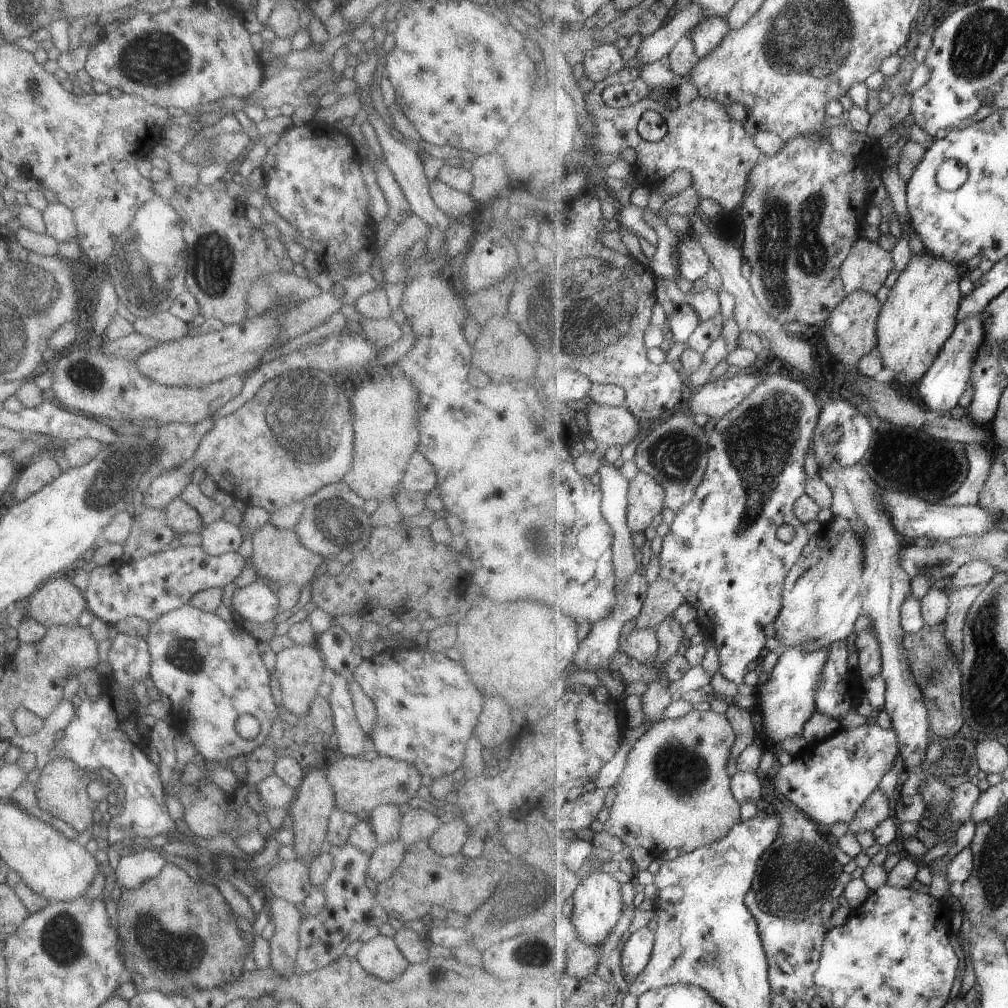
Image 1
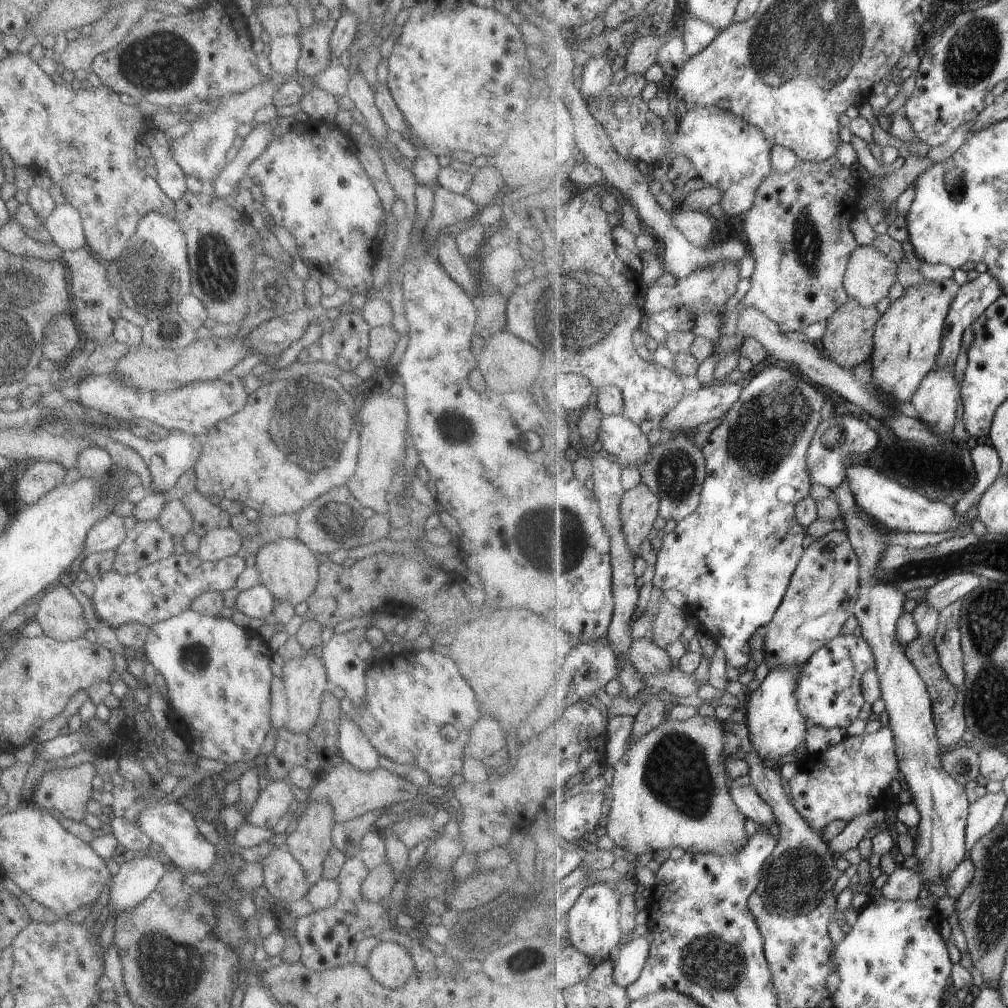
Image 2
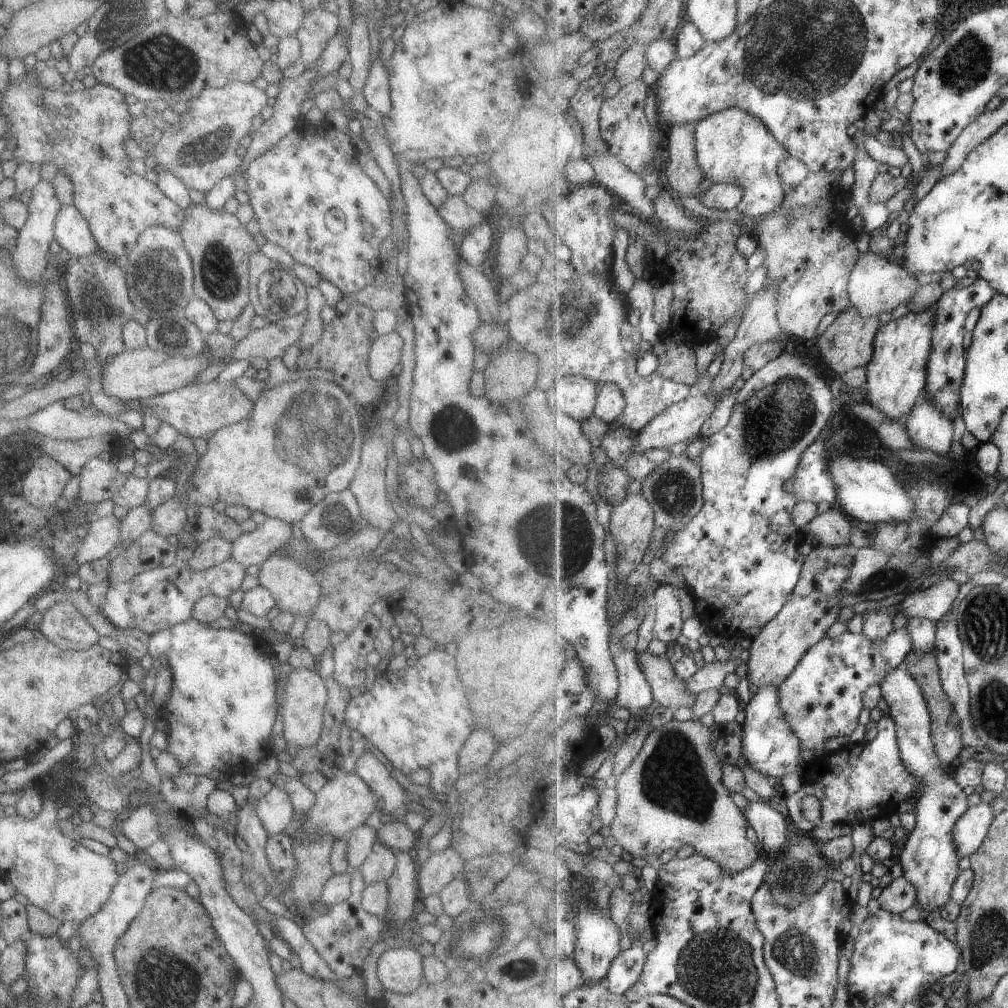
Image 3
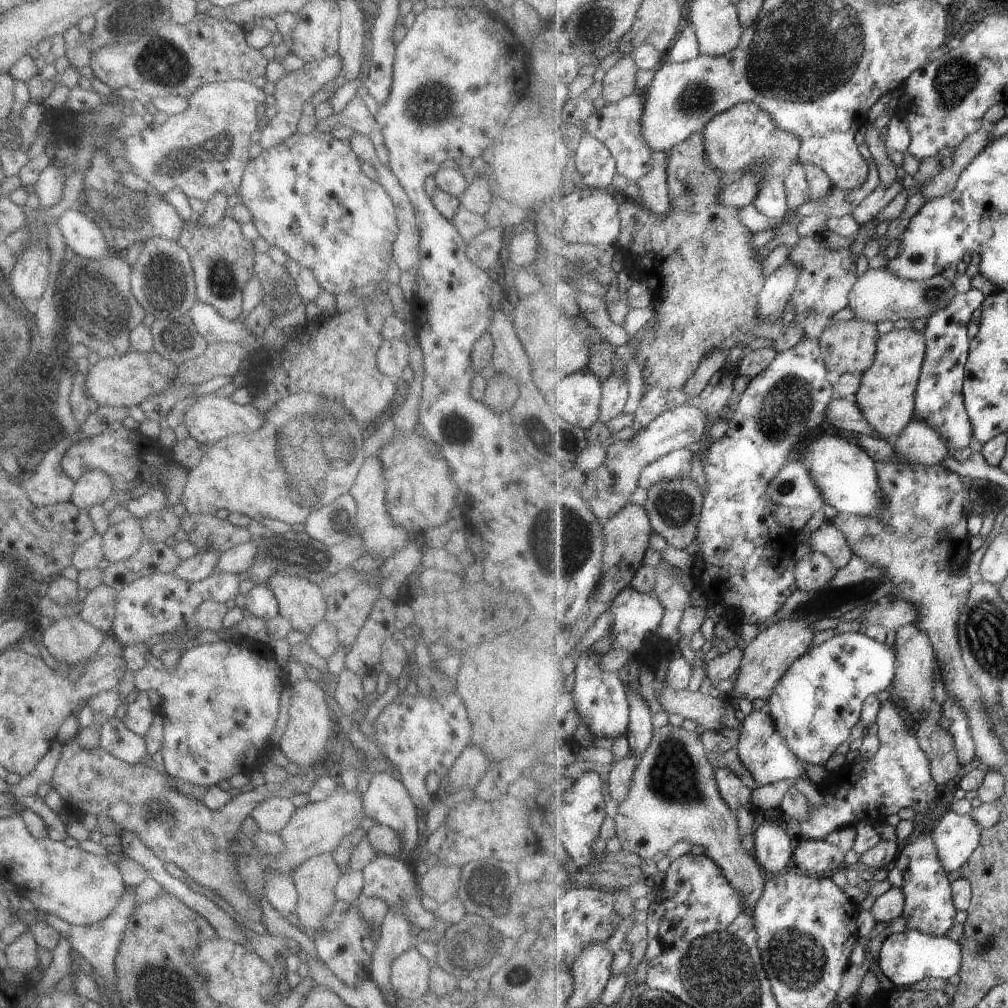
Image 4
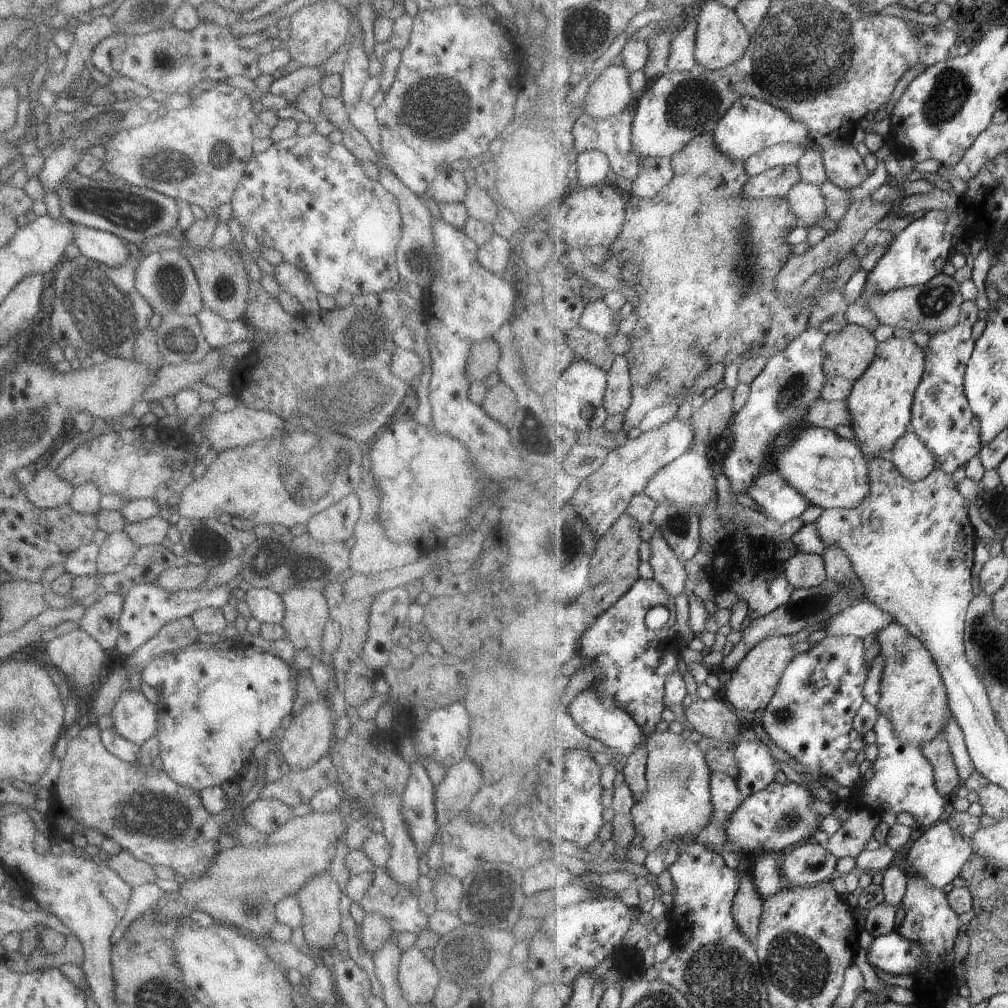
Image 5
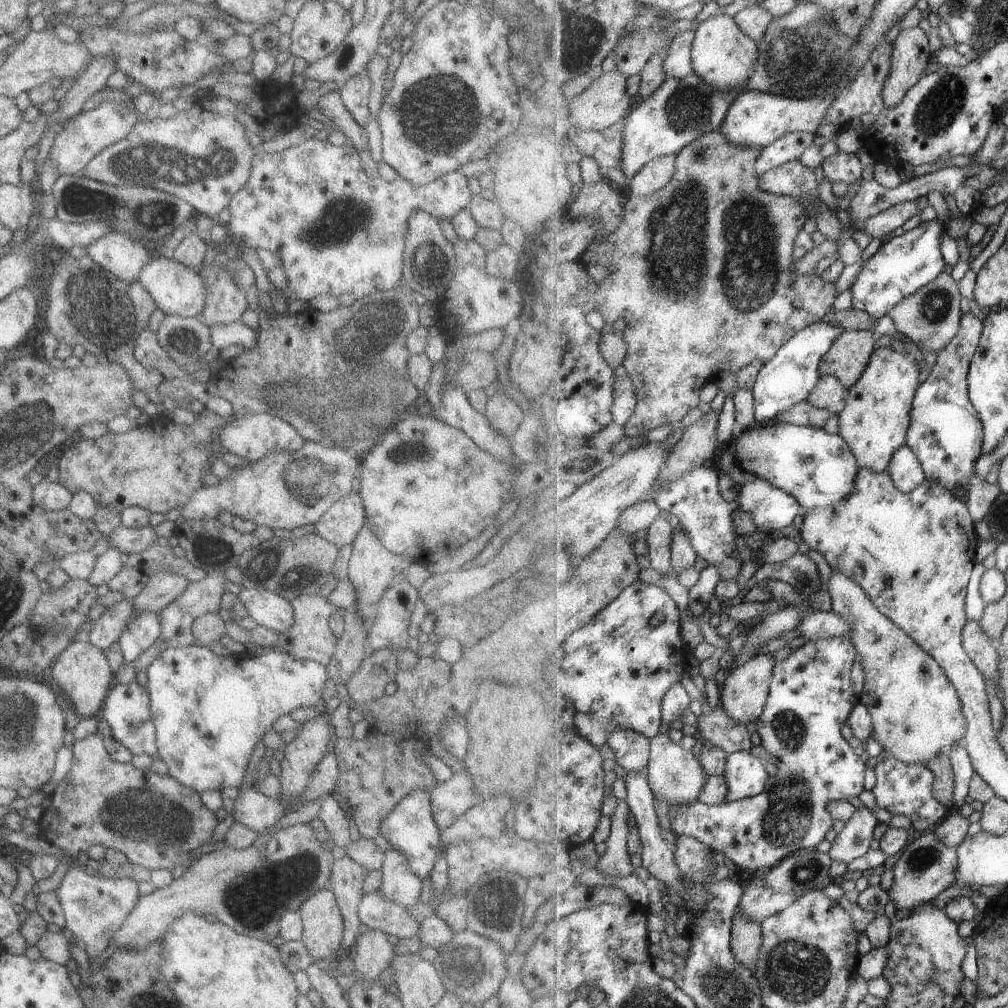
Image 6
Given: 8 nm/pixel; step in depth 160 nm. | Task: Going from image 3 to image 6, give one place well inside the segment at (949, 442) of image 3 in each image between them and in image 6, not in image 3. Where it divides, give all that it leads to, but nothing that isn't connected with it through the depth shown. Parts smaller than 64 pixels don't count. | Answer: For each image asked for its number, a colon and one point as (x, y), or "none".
4: (920, 443)
5: (911, 455)
6: (906, 469)

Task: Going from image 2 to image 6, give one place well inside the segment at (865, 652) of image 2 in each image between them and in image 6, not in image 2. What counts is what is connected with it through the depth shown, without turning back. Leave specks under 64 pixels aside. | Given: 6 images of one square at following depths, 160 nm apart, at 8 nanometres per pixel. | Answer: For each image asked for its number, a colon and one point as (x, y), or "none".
3: (823, 698)
4: (820, 698)
5: (814, 709)
6: (811, 697)

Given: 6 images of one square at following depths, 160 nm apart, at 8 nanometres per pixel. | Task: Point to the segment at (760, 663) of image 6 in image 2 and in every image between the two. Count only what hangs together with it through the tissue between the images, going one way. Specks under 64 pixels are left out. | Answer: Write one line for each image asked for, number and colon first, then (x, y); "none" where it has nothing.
2: (825, 588)
3: (813, 607)
4: (771, 653)
5: (751, 687)

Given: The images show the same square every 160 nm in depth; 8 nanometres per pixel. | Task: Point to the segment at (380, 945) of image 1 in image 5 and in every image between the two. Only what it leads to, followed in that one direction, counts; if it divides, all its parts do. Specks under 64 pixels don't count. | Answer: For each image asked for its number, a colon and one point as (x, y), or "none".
2: (389, 963)
3: (399, 970)
4: (408, 977)
5: (417, 978)

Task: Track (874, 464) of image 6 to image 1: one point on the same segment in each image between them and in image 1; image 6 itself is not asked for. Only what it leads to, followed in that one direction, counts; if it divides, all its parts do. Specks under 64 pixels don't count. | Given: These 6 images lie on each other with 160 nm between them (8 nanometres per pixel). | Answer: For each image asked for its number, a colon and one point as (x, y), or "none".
1: (920, 315)
2: (907, 342)
3: (897, 376)
4: (887, 394)
5: (881, 402)

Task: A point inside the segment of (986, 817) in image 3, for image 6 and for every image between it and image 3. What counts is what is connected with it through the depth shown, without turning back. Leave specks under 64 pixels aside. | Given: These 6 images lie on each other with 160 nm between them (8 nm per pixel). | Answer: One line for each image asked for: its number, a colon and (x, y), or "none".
4: (957, 836)
5: (940, 853)
6: (927, 866)

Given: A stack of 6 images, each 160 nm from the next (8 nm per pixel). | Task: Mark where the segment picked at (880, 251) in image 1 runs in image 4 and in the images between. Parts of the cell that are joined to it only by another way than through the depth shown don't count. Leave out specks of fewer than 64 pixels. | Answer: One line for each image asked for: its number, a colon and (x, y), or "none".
2: (871, 274)
3: (877, 284)
4: (879, 295)

